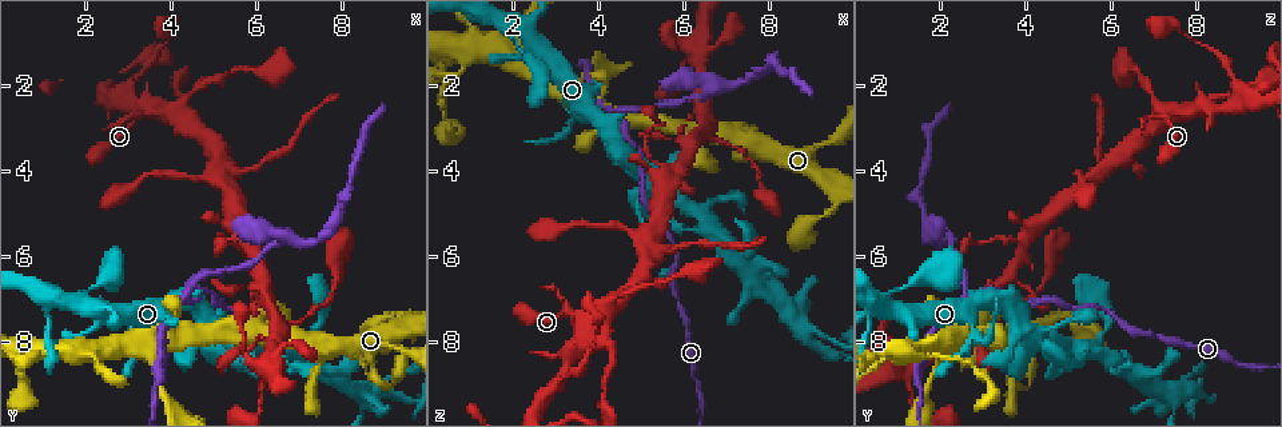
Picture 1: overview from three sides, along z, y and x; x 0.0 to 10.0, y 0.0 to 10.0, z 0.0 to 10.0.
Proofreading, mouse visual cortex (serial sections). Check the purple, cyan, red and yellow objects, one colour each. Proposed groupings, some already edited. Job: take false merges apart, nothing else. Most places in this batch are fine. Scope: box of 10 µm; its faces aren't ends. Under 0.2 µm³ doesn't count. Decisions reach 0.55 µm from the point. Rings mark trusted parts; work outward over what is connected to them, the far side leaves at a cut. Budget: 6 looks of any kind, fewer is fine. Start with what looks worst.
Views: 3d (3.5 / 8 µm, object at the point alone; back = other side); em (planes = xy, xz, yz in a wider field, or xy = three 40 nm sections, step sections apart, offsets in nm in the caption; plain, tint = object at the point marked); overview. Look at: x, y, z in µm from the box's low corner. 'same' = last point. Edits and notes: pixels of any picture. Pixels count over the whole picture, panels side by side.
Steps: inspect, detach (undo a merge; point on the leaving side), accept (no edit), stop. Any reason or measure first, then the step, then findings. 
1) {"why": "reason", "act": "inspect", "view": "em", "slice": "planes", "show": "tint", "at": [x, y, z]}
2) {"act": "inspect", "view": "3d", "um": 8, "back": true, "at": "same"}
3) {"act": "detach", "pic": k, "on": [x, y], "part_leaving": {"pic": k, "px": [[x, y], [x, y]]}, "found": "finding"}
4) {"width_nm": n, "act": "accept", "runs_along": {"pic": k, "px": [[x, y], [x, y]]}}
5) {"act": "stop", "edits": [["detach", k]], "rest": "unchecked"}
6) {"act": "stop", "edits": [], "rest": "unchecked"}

{"why": "three arms meet", "act": "inspect", "view": "3d", "um": 8, "at": [4.40, 7.05, 2.65]}

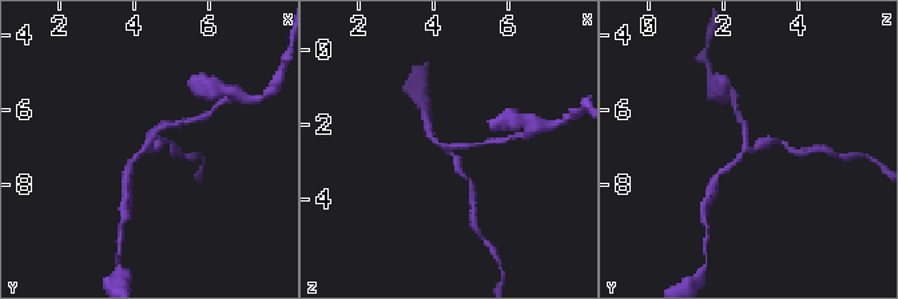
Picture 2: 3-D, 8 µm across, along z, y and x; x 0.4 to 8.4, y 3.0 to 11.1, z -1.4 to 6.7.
{"act": "inspect", "view": "3d", "um": 3.5, "at": "same"}

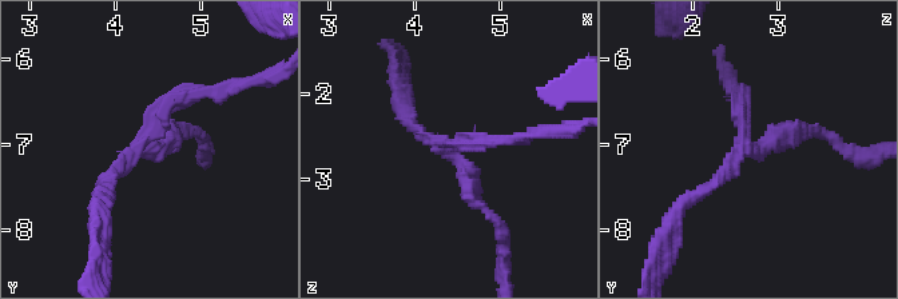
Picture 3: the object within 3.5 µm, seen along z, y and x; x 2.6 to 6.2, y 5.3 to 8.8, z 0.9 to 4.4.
{"arms": 3, "arm_widths_nm": [150, 150, 200], "act": "inspect", "view": "em", "slice": "xy", "step": 1, "show": "tint", "at": [4.45, 7.05, 2.70]}

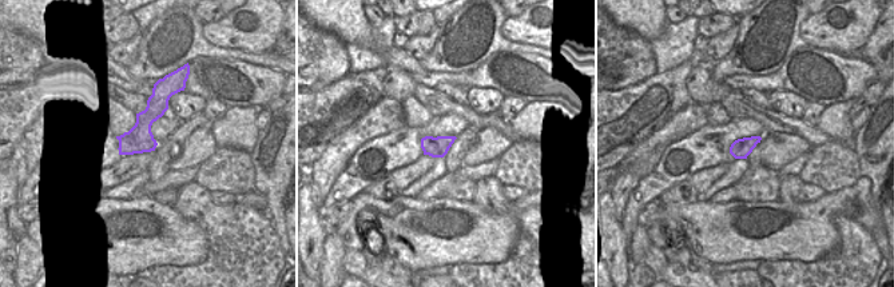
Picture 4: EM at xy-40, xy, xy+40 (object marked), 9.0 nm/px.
{"act": "detach", "pic": 3, "on": [465, 140], "part_leaving": {"pic": 3, "px": [[452, 150], [547, 132]]}, "found": "two cells meet here"}

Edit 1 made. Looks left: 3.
{"act": "inspect", "view": "overview"}

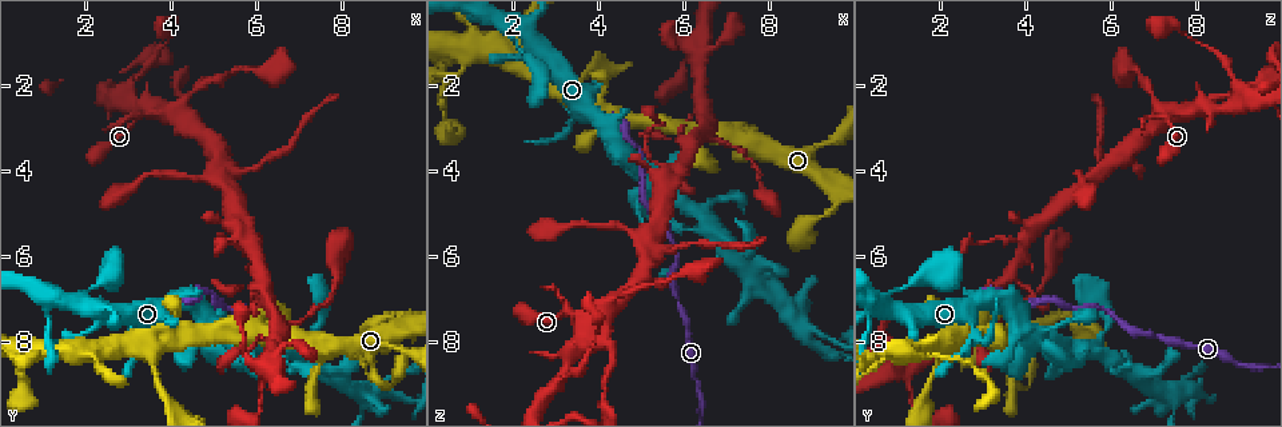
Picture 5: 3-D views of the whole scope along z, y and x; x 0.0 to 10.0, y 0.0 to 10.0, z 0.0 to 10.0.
{"why": "looks like a crossing", "act": "inspect", "view": "3d", "um": 3.5, "back": true, "at": [3.90, 2.65, 7.45]}

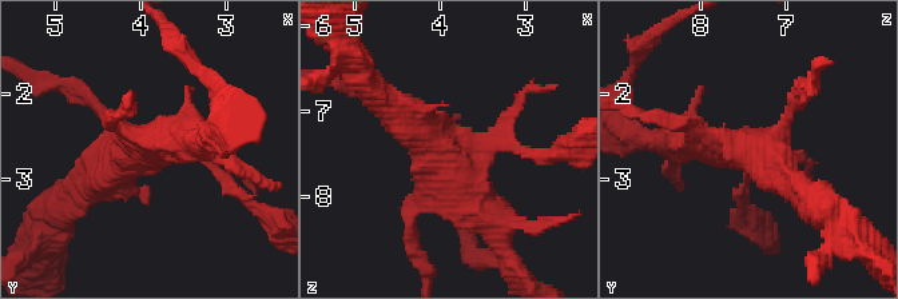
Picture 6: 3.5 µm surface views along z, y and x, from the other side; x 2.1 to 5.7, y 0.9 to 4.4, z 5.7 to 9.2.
{"act": "inspect", "view": "em", "slice": "xy", "step": 5, "show": "tint", "at": [3.95, 2.65, 7.55]}

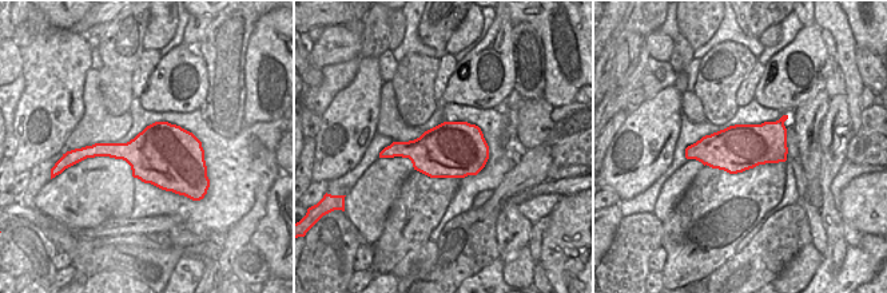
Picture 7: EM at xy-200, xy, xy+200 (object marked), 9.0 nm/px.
{"act": "accept", "runs_along": {"pic": 6, "px": [[521, 150], [444, 154], [386, 99]]}, "found": "all the same cell"}

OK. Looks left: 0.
{"act": "stop", "edits": [["detach", 3]], "rest": "unchecked"}

